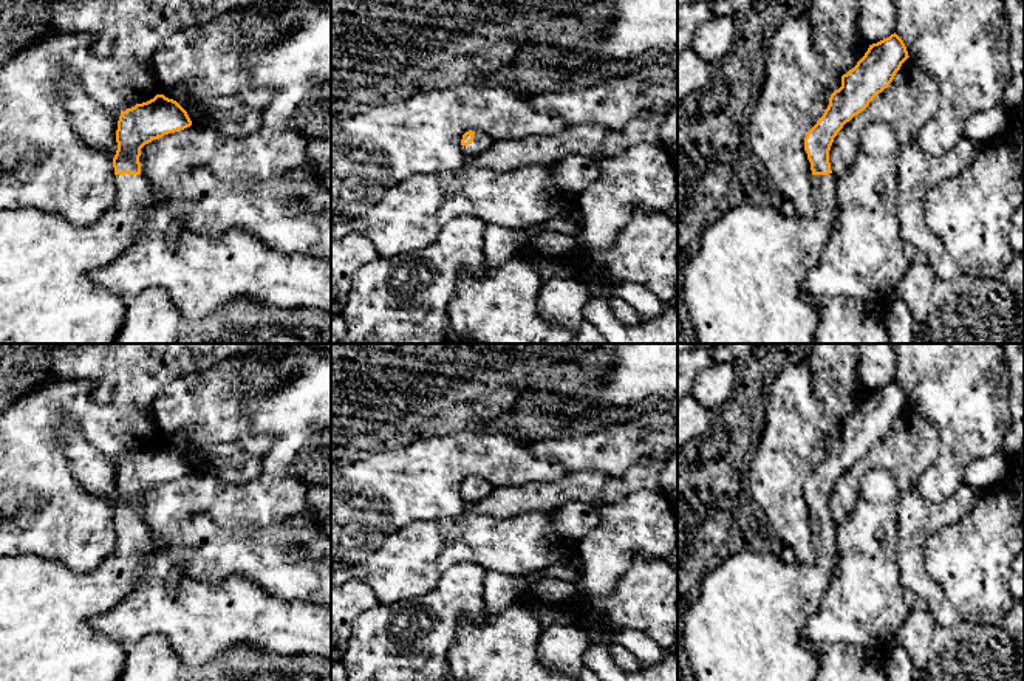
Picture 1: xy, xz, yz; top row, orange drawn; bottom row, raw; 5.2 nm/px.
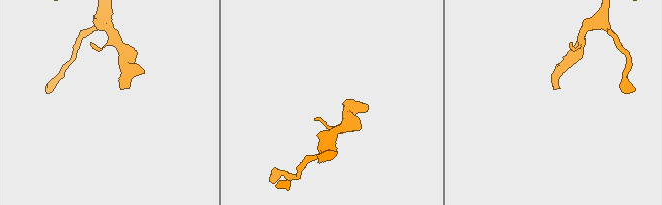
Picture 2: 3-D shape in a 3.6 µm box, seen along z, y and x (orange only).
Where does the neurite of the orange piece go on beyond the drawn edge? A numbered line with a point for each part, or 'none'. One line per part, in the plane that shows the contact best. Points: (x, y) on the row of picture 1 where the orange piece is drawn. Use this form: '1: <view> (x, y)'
1: xy (47, 294)

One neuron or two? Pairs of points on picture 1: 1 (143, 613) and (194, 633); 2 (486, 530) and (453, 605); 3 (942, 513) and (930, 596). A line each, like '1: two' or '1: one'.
1: one
2: two
3: one

